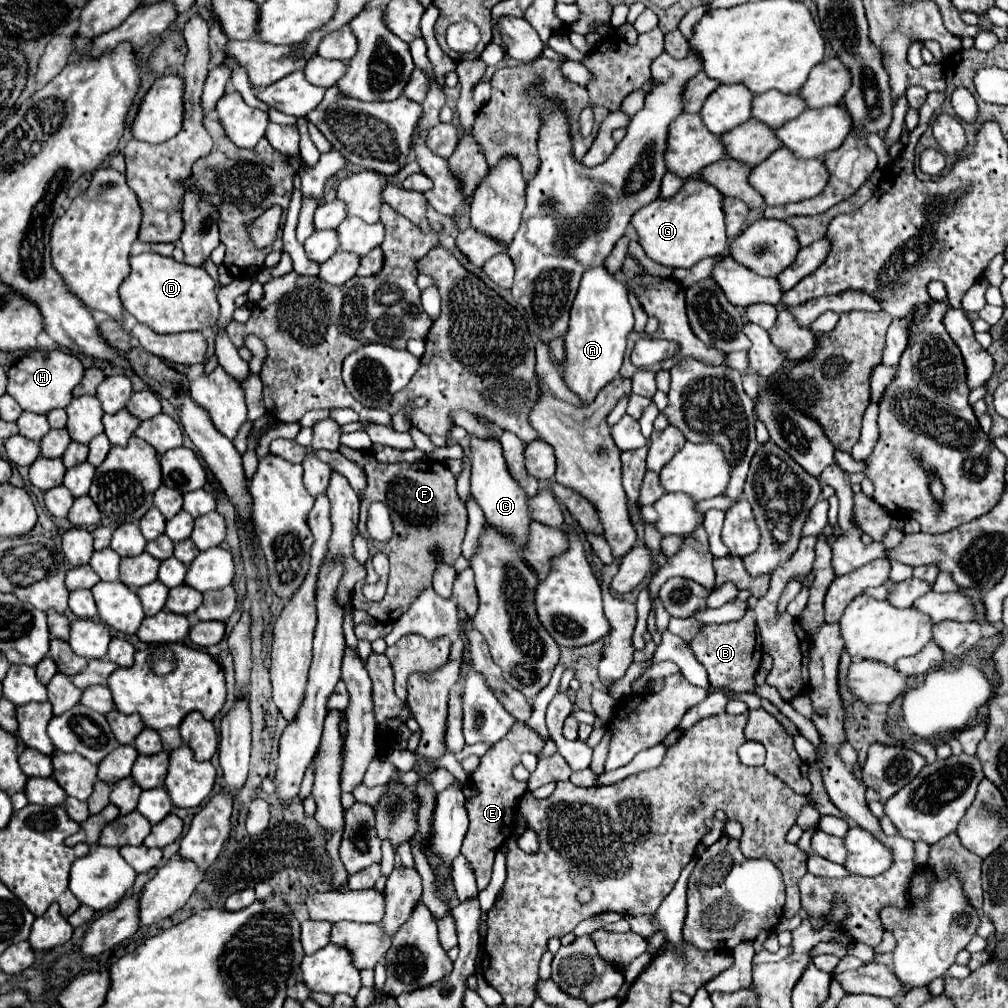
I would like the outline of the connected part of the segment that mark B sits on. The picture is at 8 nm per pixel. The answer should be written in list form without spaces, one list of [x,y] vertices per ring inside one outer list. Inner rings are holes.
[[[747,612],[741,620],[735,620],[735,622],[703,626],[703,630],[691,640],[689,646],[695,652],[697,660],[707,668],[711,690],[731,688],[735,692],[753,692],[755,688],[753,676],[761,662],[755,612]]]

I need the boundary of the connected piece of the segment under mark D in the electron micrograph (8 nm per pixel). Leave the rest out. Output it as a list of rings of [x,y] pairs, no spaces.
[[[155,252],[131,256],[131,274],[119,288],[123,308],[135,316],[137,322],[149,326],[159,334],[177,334],[187,330],[203,330],[217,324],[219,302],[213,278],[189,264],[175,262]]]

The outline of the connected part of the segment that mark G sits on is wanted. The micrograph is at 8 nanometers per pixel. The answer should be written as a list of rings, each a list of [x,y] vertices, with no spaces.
[[[699,178],[685,180],[685,188],[677,196],[639,208],[631,218],[631,226],[645,254],[669,268],[691,268],[695,262],[717,256],[727,248],[723,196]]]

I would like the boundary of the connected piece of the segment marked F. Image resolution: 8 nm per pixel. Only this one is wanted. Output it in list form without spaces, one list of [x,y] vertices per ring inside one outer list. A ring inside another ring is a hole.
[[[343,444],[339,446],[339,452],[347,460],[359,464],[367,476],[367,488],[361,498],[359,524],[365,524],[369,502],[375,500],[389,504],[389,508],[401,516],[401,526],[397,534],[387,544],[379,546],[381,552],[385,552],[391,560],[389,588],[383,602],[365,600],[365,596],[357,588],[353,590],[353,598],[351,598],[355,608],[367,610],[375,620],[383,624],[395,622],[403,612],[409,610],[409,606],[415,602],[419,592],[431,586],[431,576],[435,572],[435,560],[437,560],[429,552],[431,544],[443,550],[445,562],[449,564],[453,564],[461,554],[461,542],[465,538],[465,526],[467,526],[467,508],[461,504],[455,492],[455,476],[441,462],[423,460],[419,464],[407,464],[407,462],[383,464],[377,462],[369,450],[353,450]]]

